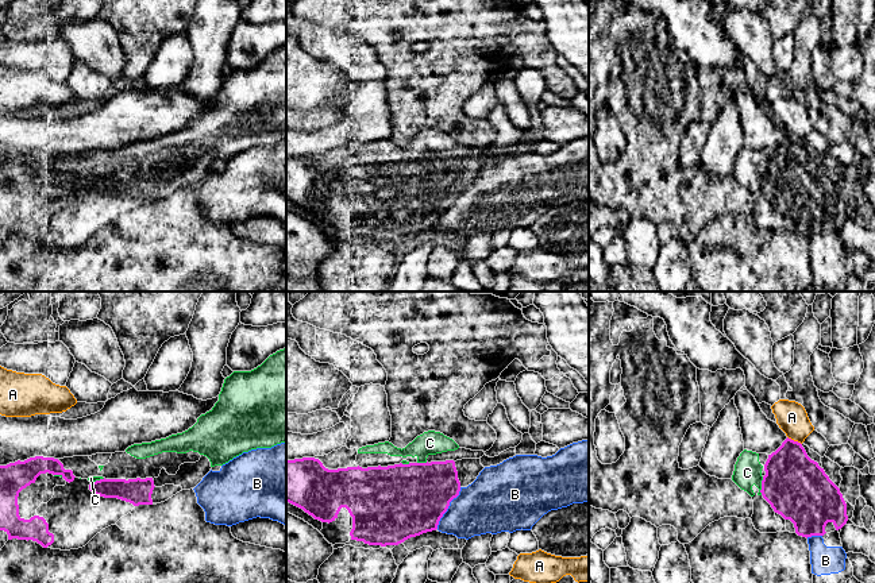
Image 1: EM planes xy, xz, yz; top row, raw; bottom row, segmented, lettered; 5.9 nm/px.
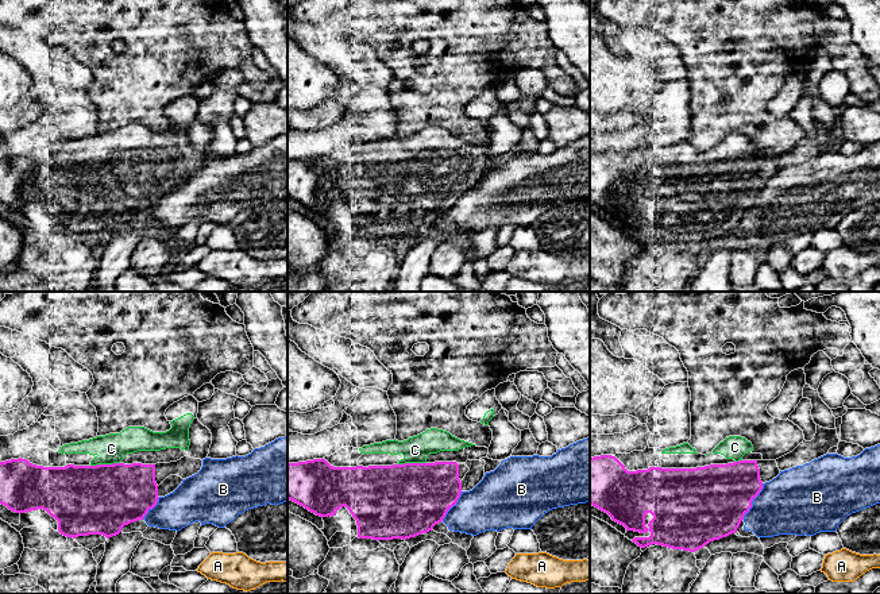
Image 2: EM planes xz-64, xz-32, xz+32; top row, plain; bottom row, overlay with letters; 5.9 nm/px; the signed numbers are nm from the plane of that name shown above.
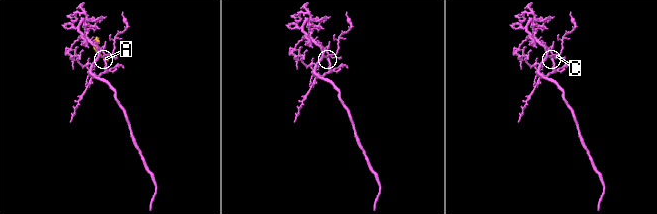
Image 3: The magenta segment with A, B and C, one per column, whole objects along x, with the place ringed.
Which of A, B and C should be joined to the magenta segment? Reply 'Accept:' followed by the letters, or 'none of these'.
Accept: C

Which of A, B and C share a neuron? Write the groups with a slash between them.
A / B / C

